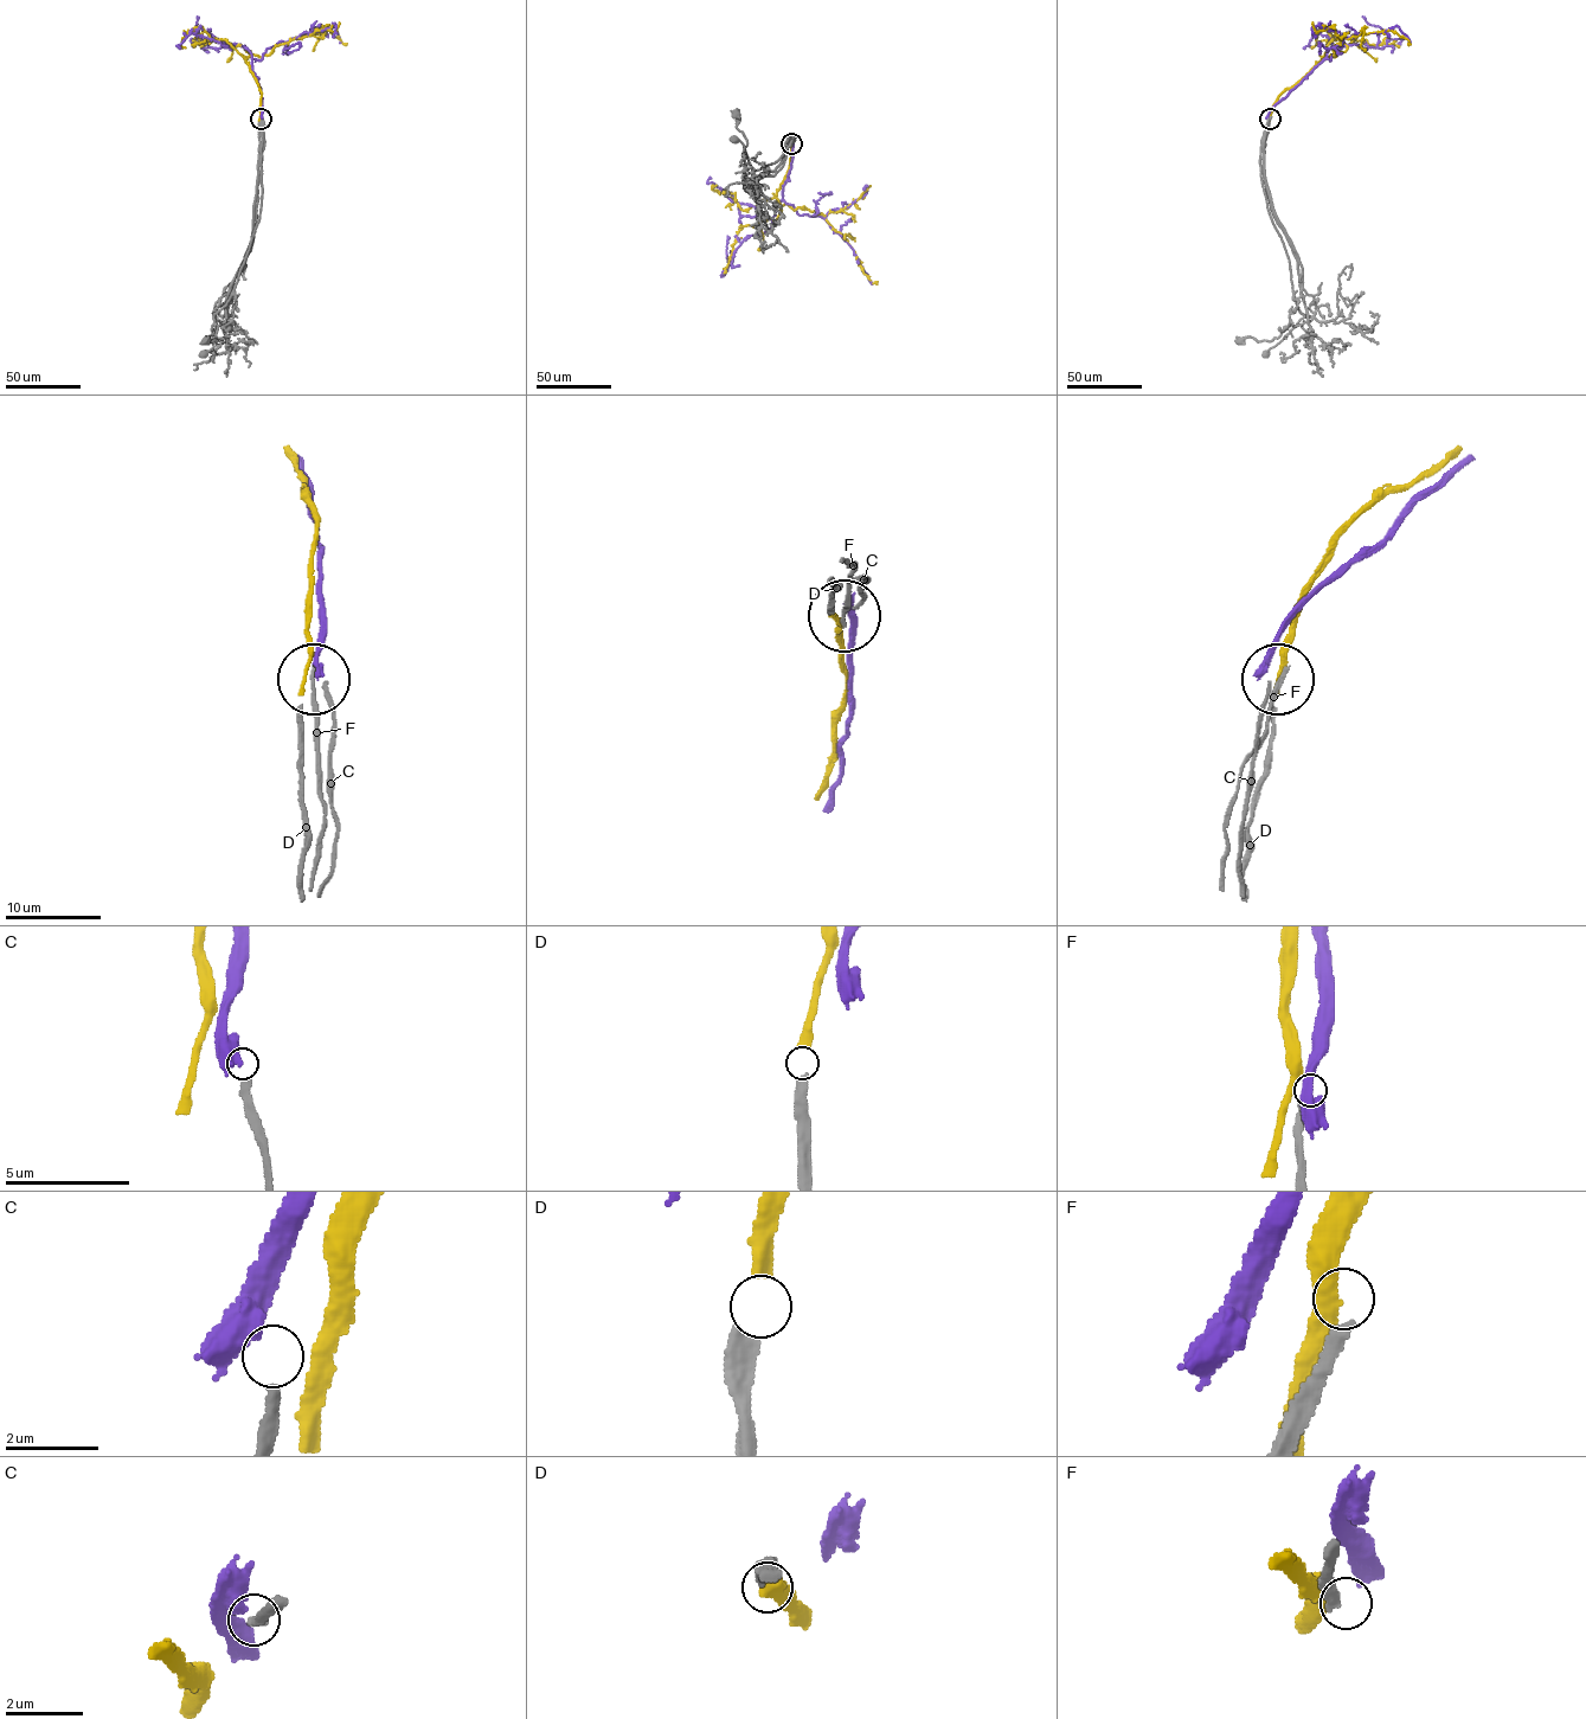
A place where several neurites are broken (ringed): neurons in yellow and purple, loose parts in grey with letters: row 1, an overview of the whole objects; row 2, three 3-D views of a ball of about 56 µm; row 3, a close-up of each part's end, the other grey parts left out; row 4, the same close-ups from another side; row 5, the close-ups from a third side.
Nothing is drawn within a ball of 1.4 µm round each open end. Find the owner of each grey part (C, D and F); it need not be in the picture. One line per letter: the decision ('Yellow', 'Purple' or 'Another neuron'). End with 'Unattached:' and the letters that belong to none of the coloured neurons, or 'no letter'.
C: Another neuron
D: Yellow
F: Another neuron
Unattached: C, F

